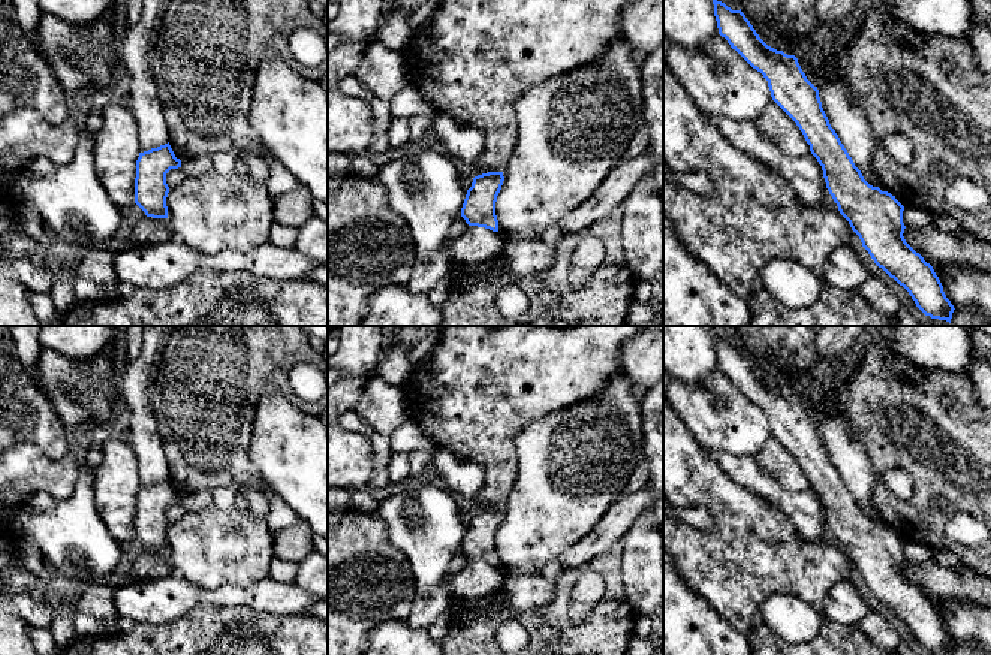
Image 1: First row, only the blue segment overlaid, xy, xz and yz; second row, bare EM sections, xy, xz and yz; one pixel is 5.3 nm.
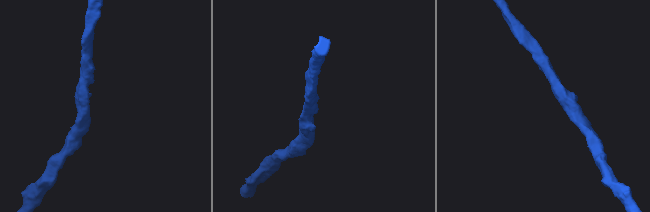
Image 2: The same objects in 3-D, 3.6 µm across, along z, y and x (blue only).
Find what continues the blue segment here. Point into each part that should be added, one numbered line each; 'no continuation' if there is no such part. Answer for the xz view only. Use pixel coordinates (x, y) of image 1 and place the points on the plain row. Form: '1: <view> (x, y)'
no continuation

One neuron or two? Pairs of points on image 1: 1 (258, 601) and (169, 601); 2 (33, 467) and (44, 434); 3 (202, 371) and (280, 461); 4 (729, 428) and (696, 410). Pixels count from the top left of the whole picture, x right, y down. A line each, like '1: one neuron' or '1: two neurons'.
1: one neuron
2: two neurons
3: two neurons
4: one neuron

